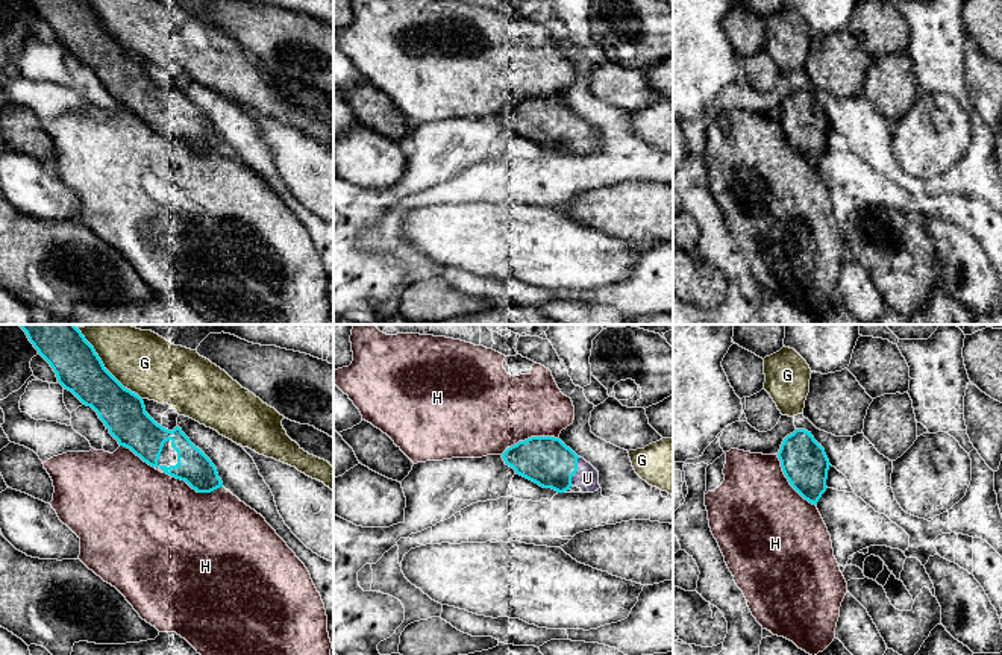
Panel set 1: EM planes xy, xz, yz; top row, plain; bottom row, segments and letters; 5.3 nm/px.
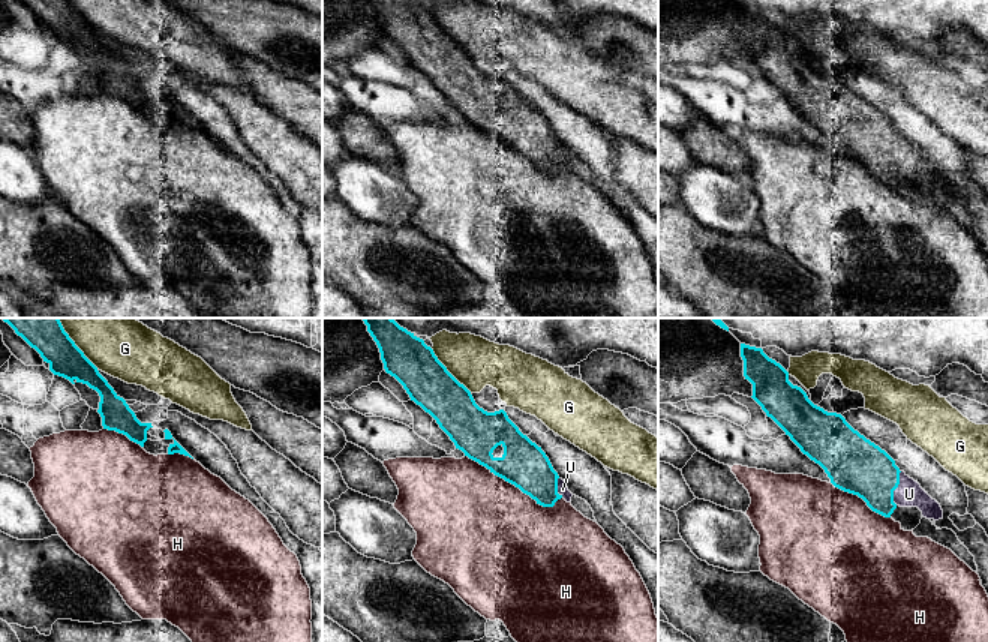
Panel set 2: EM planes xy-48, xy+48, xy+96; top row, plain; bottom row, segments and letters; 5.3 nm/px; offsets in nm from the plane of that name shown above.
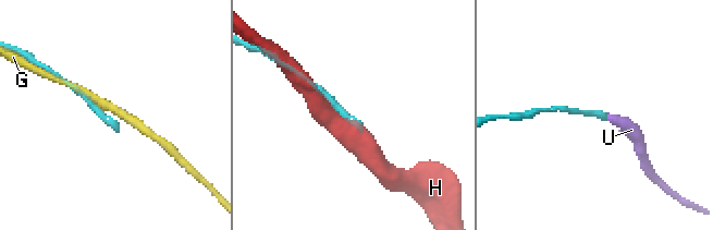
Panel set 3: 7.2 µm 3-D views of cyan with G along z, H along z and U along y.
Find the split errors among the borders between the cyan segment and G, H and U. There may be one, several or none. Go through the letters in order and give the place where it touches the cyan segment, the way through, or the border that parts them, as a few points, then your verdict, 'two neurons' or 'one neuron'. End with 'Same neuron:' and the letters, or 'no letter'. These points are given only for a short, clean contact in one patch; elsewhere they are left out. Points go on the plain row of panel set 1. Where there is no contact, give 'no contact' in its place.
G: contact xy (108, 32); two neurons
H: contact xy (193, 149); two neurons
U: contact xz (576, 131); way xz (547, 122), (558, 128), (576, 131), (587, 138); one neuron
Same neuron: U

